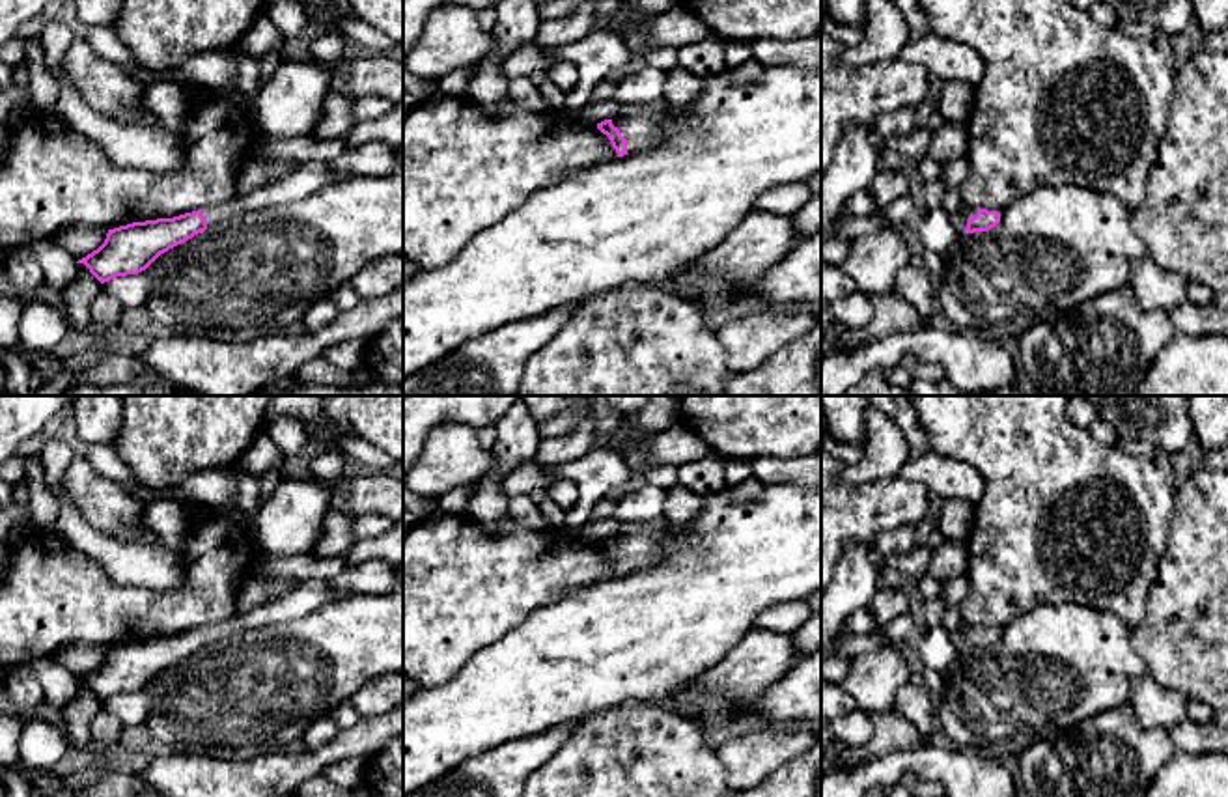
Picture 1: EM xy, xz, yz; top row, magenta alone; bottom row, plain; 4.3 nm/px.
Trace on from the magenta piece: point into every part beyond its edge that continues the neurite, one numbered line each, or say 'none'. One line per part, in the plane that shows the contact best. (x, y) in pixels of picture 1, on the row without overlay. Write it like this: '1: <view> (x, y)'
1: xz (642, 544)

